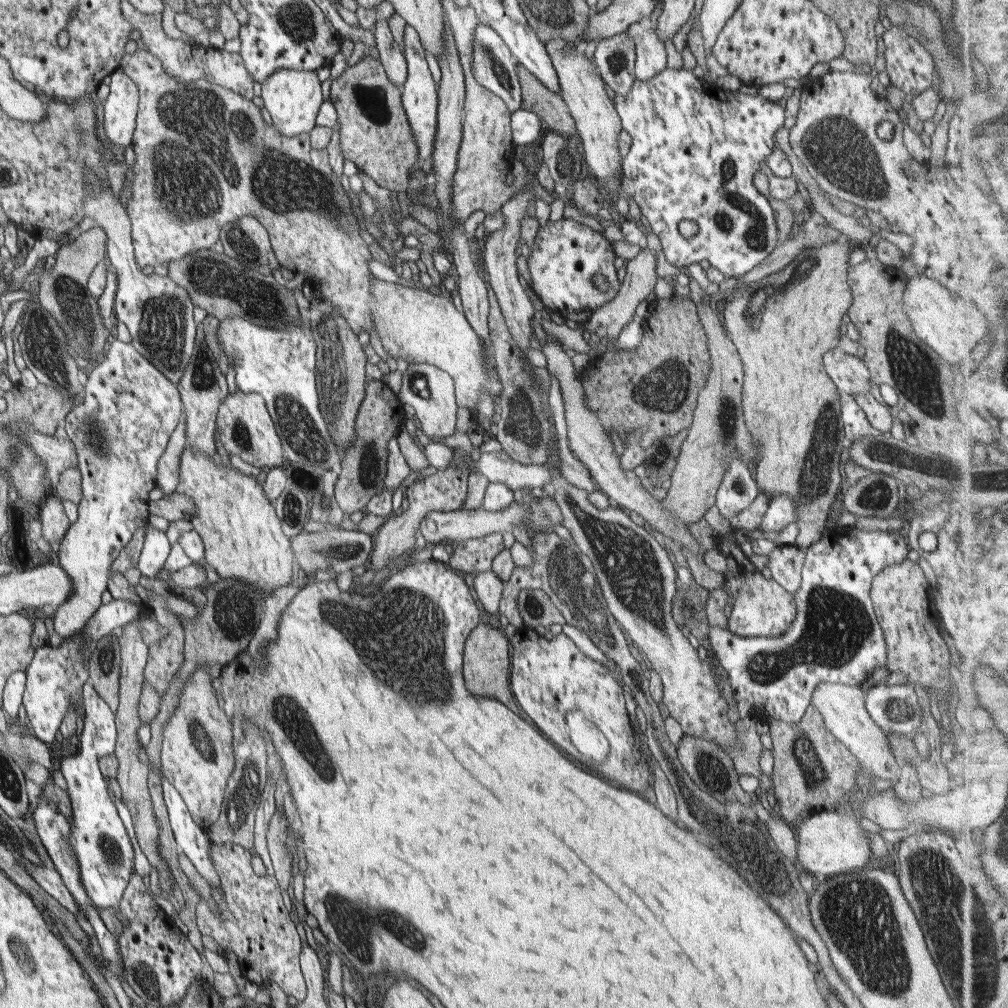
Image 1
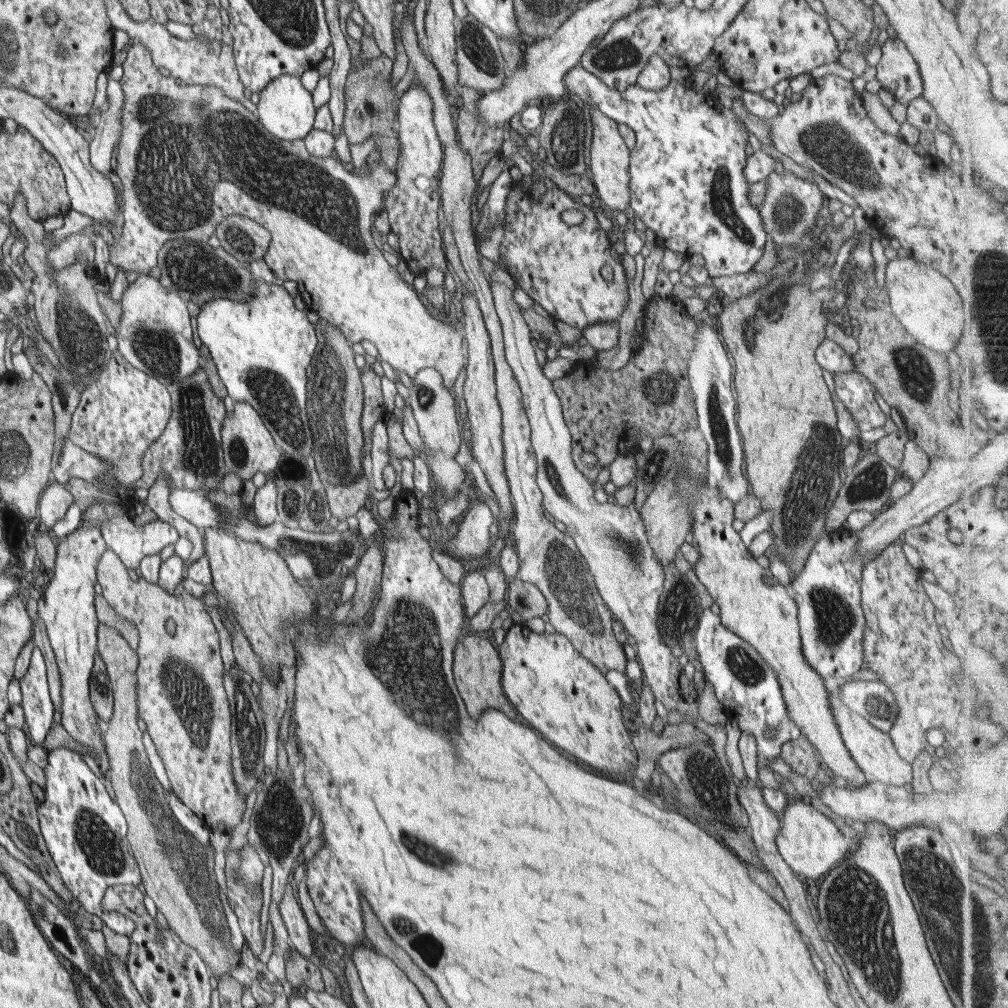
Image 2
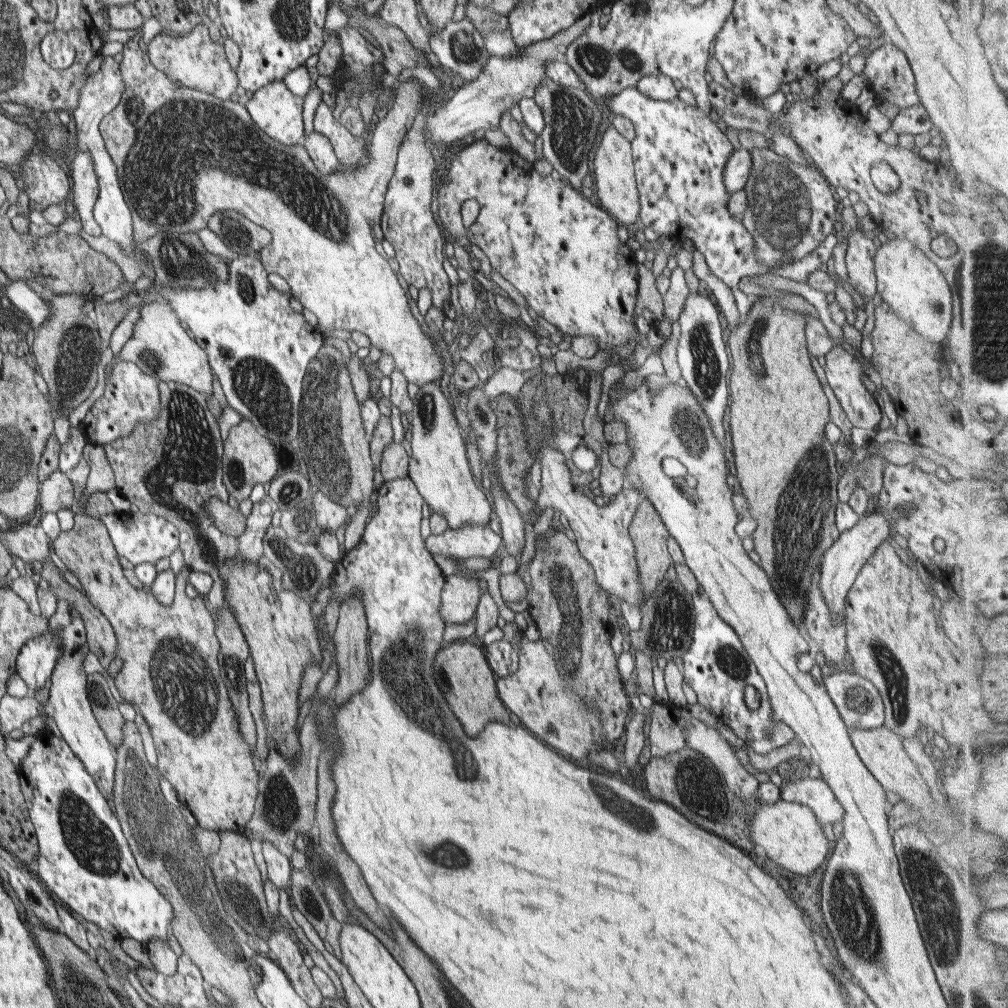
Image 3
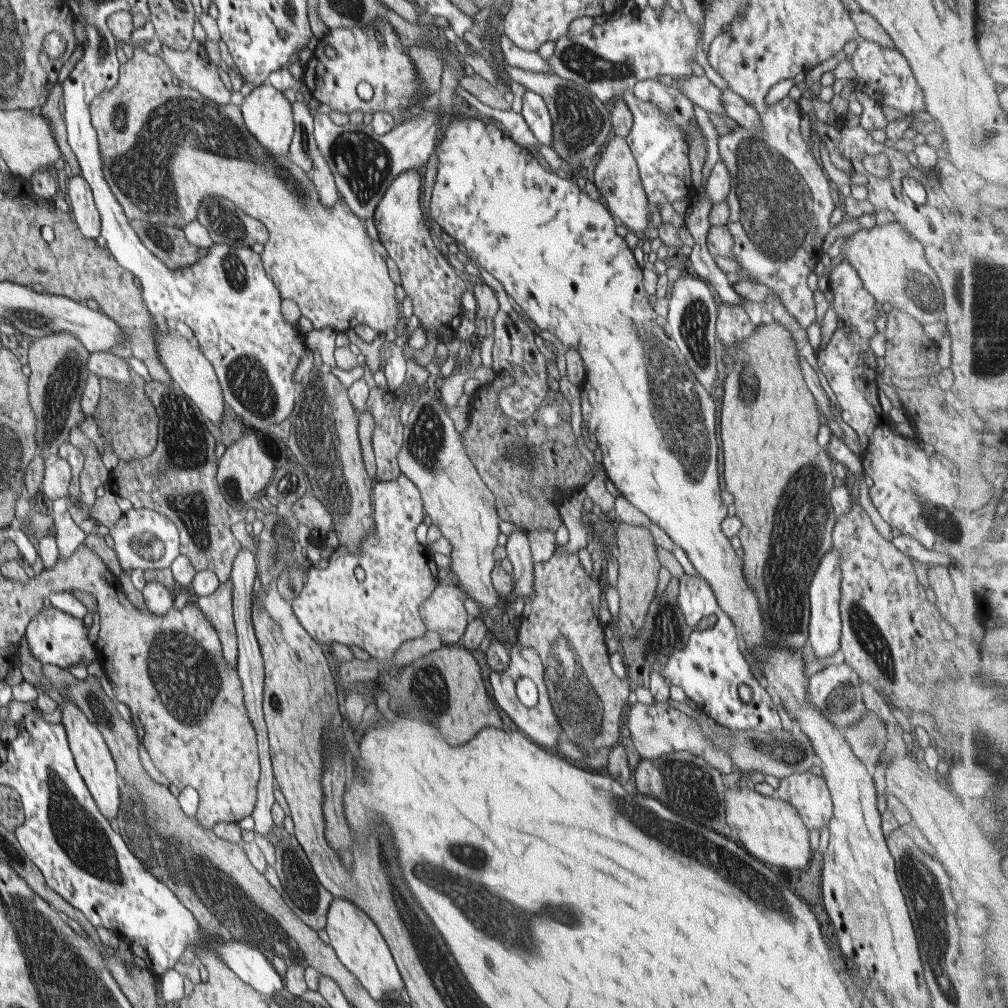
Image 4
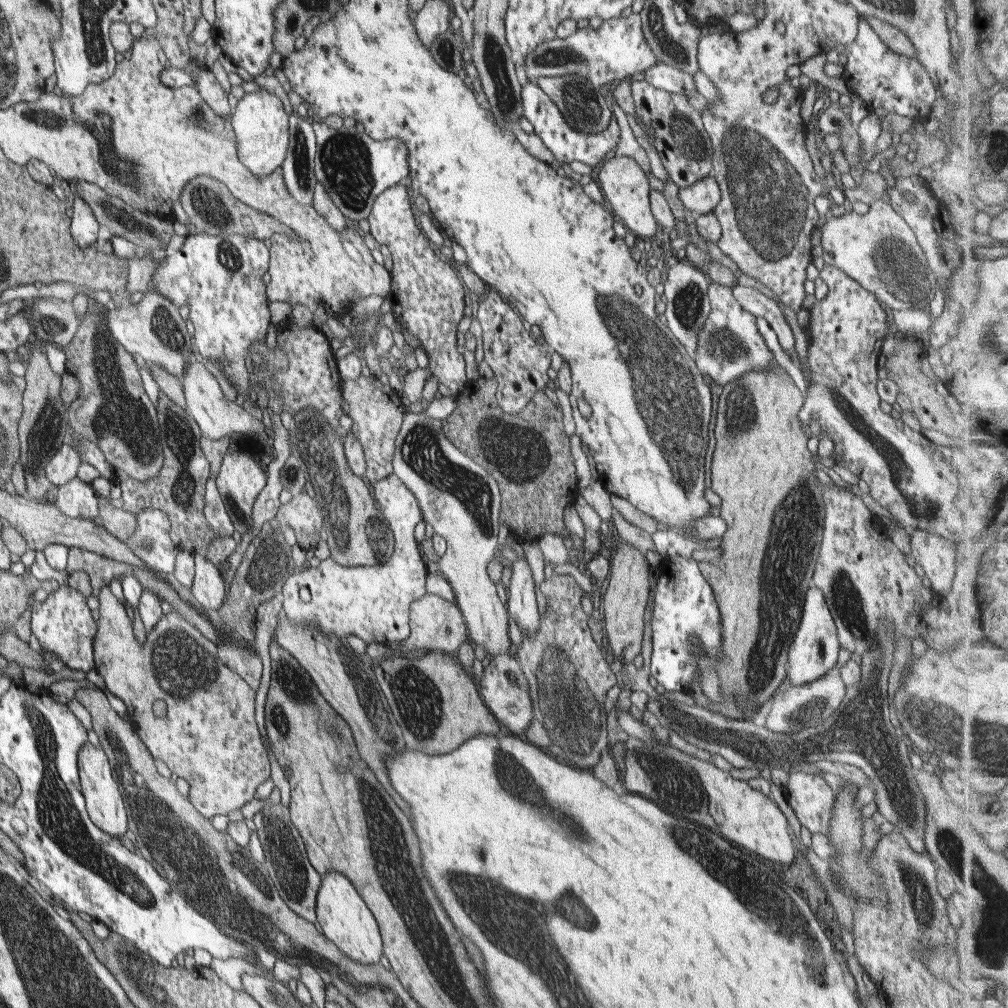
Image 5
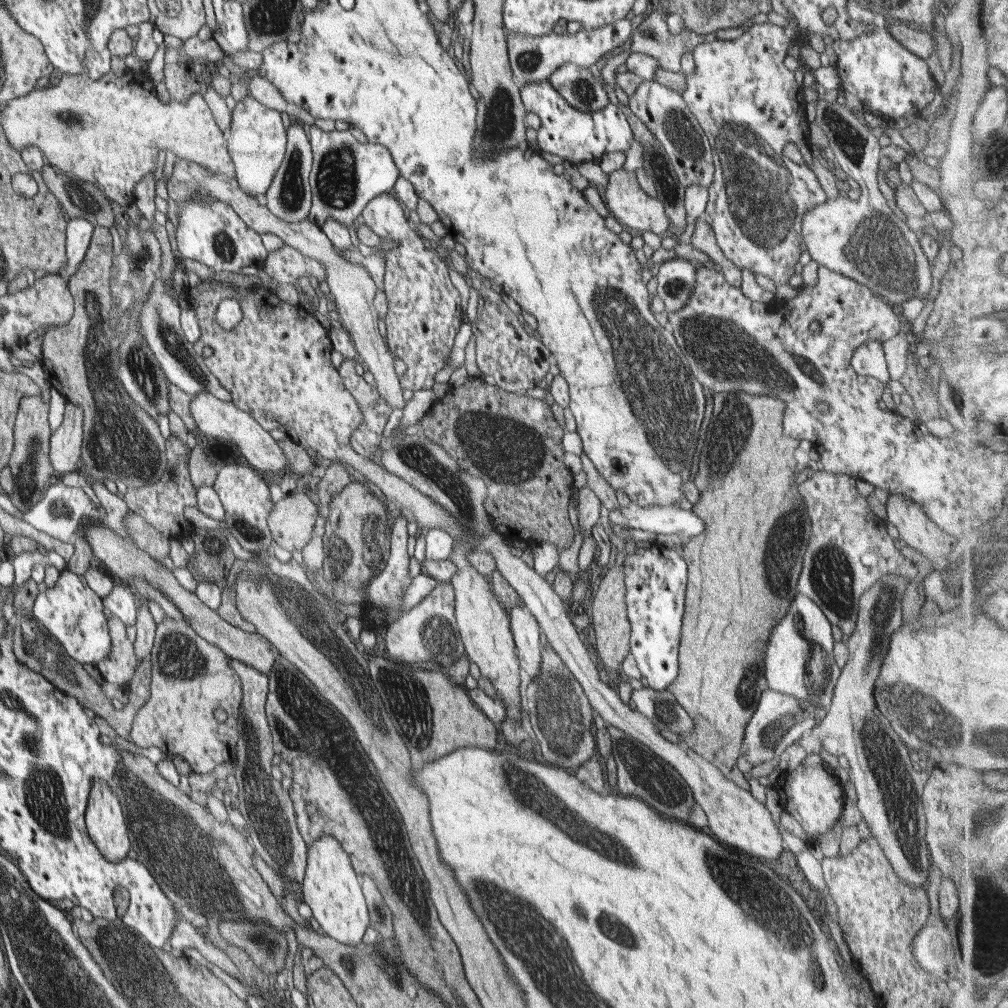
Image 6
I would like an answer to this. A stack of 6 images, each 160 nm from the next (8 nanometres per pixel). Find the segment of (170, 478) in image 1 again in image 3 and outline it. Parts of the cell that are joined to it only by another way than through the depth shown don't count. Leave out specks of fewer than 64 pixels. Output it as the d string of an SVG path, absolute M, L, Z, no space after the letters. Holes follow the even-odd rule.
M82 509L76 513L74 526L69 531L62 531L52 542L52 550L62 562L66 565L68 570L78 578L89 602L92 603L98 610L101 610L114 630L114 636L118 641L117 658L122 658L124 660L124 667L115 676L113 689L120 701L134 703L141 710L145 721L150 729L155 748L158 755L158 770L164 775L169 782L173 785L177 792L178 800L181 804L188 807L192 814L197 820L202 828L206 830L215 831L234 831L243 832L248 821L251 819L252 813L254 812L255 800L257 799L259 790L259 780L260 776L254 769L254 764L252 760L254 758L254 753L251 752L249 744L241 737L238 728L238 721L236 713L234 712L234 707L230 703L230 697L228 697L228 691L224 681L222 680L222 675L220 674L220 662L218 662L219 653L219 640L216 637L214 626L214 620L212 620L211 612L205 605L205 597L200 594L196 598L188 598L186 595L186 584L189 582L189 568L185 565L182 568L182 572L175 576L175 598L170 606L164 606L162 603L158 602L154 598L154 594L150 592L150 587L134 588L124 577L123 568L120 565L117 550L109 537L109 532L107 528L102 524L102 521L98 517L92 517L82 512Z

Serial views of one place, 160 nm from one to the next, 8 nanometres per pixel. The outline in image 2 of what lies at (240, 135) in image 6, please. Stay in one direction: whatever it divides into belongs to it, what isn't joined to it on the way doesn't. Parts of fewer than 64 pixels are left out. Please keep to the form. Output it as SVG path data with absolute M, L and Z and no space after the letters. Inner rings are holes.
M281 75L272 80L261 92L257 118L268 133L284 141L303 141L313 130L317 109L312 104L312 94L302 86L300 77Z

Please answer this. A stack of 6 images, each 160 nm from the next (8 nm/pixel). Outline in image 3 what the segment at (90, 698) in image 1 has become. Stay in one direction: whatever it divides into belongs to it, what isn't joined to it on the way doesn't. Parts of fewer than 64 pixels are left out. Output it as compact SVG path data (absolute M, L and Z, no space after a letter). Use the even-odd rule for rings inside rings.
M50 730L36 736L22 762L20 780L20 790L30 808L28 812L38 836L38 876L51 892L83 920L94 922L120 940L134 938L146 944L152 937L158 937L167 943L168 937L172 936L171 920L175 915L171 902L141 873L122 834L118 818L68 743L55 737Z

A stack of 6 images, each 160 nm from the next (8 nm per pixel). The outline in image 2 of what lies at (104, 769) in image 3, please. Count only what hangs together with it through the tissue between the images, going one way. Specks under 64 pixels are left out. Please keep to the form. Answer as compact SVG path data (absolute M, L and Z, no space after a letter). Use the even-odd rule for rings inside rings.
M78 525L70 534L66 535L57 544L57 556L55 568L52 572L51 581L49 582L43 598L37 604L37 615L44 621L44 627L47 629L48 640L51 642L54 654L57 658L58 668L60 671L60 680L62 681L62 707L60 707L61 724L64 730L80 744L88 746L95 750L99 757L93 757L100 767L103 775L107 778L111 769L109 758L103 746L103 736L100 726L96 724L96 713L94 704L91 703L90 682L92 668L94 668L94 658L98 649L97 632L98 618L96 616L96 608L94 607L94 597L96 596L96 565L100 557L107 552L107 542L103 532L96 525Z

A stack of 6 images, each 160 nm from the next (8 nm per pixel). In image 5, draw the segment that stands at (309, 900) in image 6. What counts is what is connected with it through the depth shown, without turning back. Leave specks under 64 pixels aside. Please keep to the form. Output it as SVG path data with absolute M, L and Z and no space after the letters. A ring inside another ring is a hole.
M337 870L320 877L316 916L323 935L328 937L348 958L358 964L377 964L382 960L383 940L377 920L354 885Z

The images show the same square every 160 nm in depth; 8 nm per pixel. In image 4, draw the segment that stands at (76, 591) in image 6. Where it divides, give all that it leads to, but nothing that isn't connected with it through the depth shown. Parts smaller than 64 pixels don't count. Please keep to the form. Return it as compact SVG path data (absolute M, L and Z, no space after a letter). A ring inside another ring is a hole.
M52 605L44 606L27 628L26 640L32 656L38 662L41 661L43 666L52 664L62 669L74 666L79 660L85 660L90 664L98 656L94 654L94 648L88 644L86 630L84 630L85 621L73 618L72 615L56 609Z

